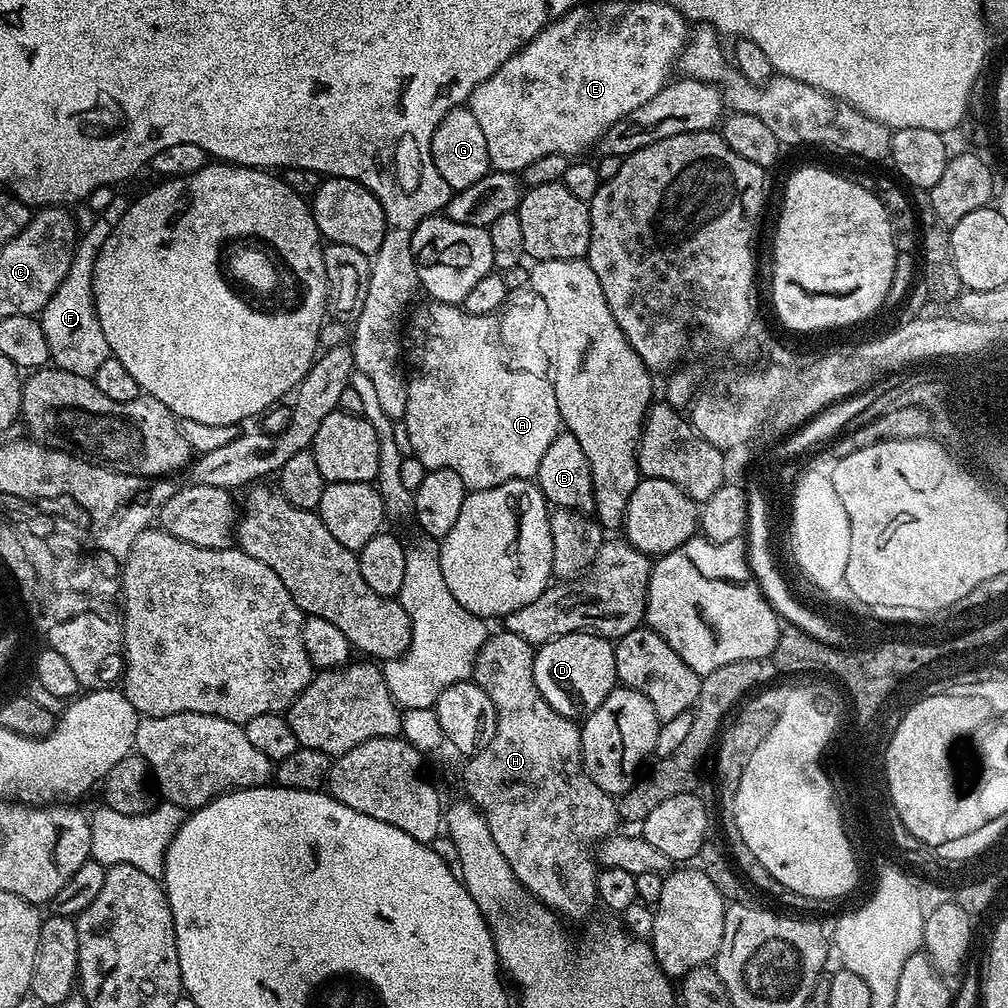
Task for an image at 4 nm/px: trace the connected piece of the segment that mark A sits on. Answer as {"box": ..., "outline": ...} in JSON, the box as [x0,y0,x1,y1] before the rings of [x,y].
{"box":[402,302,562,492],"outline":[[[428,302],[425,308],[418,308],[415,309],[415,312],[417,311],[416,317],[414,317],[414,312],[410,320],[410,332],[412,328],[413,340],[412,348],[416,351],[416,373],[413,376],[411,373],[407,377],[408,397],[406,398],[406,414],[402,421],[402,432],[404,436],[405,434],[408,435],[408,444],[412,447],[413,454],[420,459],[422,469],[449,468],[454,470],[462,478],[466,488],[474,492],[493,488],[502,482],[527,480],[535,477],[538,470],[538,462],[542,462],[542,454],[546,454],[546,449],[550,447],[550,442],[554,442],[554,438],[562,430],[558,398],[551,379],[545,378],[543,380],[542,377],[535,376],[532,372],[515,372],[504,361],[504,356],[500,353],[502,345],[498,334],[498,320],[495,315],[475,316],[455,304],[438,304],[435,302]]]}

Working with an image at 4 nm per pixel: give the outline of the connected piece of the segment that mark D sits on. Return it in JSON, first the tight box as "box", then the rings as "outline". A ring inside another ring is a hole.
{"box":[534,630,618,718],"outline":[[[591,630],[554,637],[536,648],[534,682],[542,698],[550,702],[558,714],[573,718],[589,716],[618,684],[613,641]]]}

